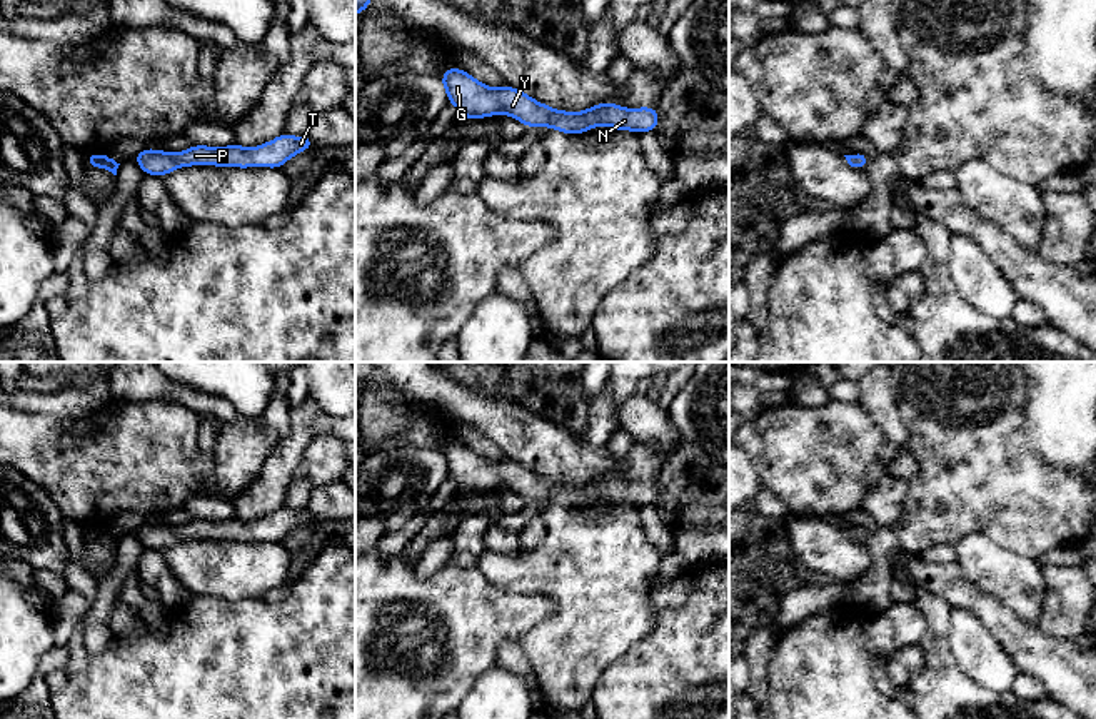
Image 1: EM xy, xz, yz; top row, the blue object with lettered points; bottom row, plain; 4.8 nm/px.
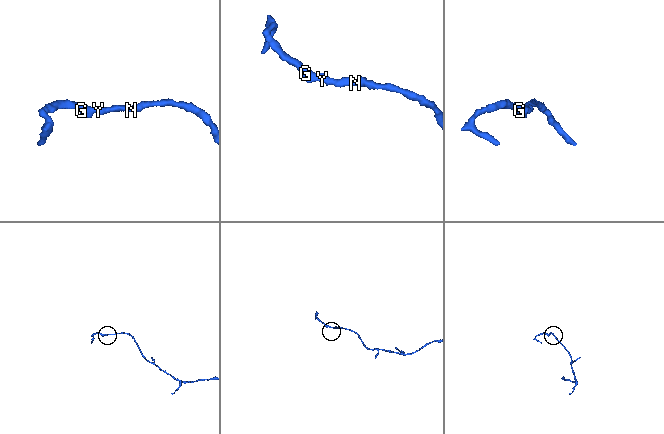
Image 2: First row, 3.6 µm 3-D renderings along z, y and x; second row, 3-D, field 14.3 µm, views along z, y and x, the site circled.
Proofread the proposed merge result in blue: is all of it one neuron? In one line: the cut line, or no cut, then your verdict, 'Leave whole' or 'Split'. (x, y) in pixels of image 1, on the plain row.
No split. Leave whole

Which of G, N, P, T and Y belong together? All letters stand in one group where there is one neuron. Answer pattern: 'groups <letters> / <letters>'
groups G N P T Y

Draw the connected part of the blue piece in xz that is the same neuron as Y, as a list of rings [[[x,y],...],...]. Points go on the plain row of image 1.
[[[449,440],[439,454],[460,492],[505,487],[527,502],[551,500],[569,509],[579,509],[599,499],[639,507],[654,505],[659,499],[656,480],[624,482],[612,475],[601,475],[584,485],[566,485],[554,484],[515,460],[487,460],[462,442]]]

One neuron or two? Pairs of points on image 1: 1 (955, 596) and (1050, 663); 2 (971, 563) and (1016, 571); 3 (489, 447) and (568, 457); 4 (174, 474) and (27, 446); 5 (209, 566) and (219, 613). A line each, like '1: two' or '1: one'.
1: one
2: one
3: two
4: one
5: two

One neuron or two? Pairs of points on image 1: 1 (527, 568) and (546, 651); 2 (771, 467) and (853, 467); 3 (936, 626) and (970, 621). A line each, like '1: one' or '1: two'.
1: one
2: one
3: two

